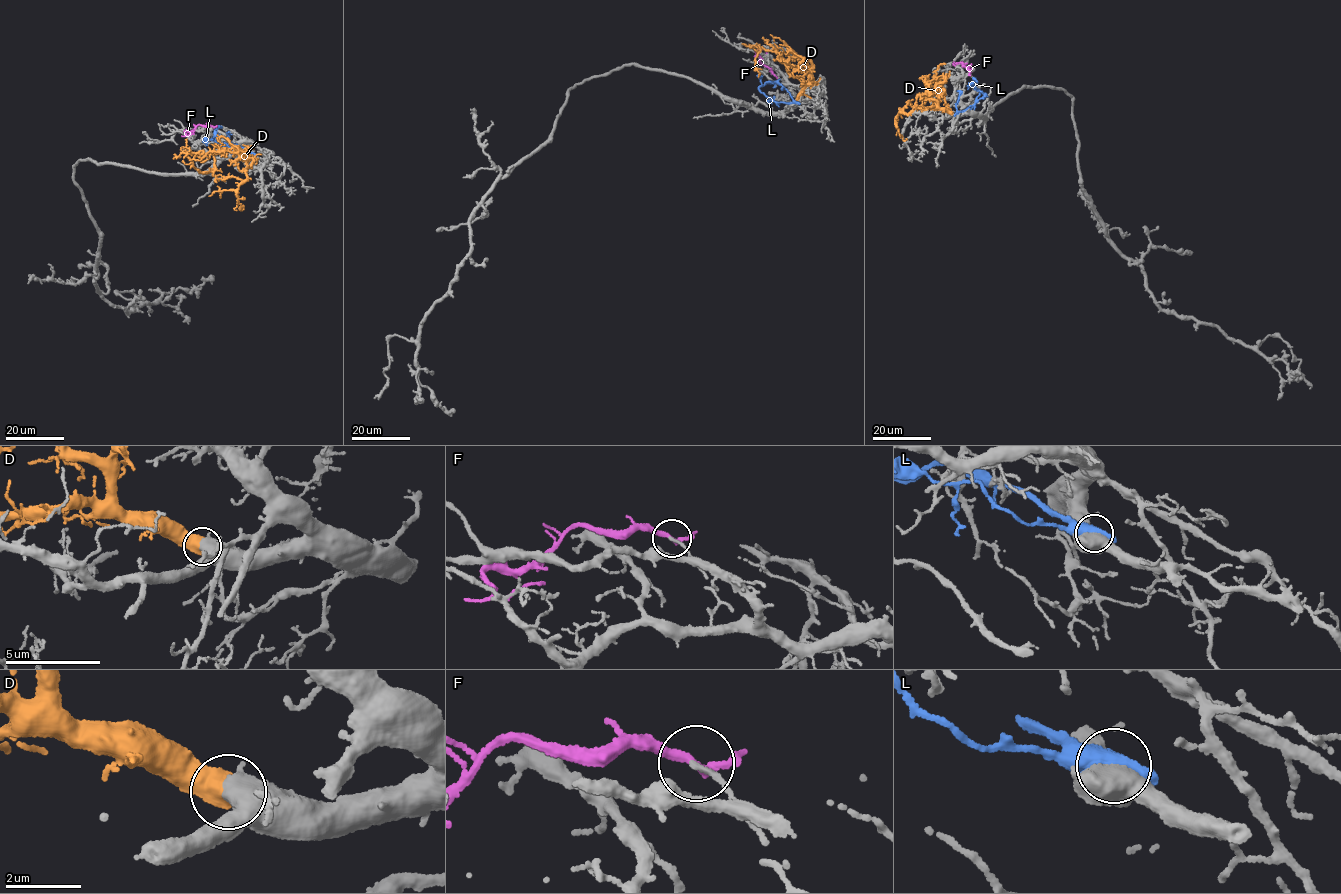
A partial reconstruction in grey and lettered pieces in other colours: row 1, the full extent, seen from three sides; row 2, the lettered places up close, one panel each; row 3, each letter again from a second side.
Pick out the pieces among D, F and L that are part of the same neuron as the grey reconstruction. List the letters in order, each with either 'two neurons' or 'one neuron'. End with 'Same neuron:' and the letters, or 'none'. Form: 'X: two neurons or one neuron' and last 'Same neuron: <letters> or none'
D: one neuron
F: two neurons
L: two neurons
Same neuron: D

